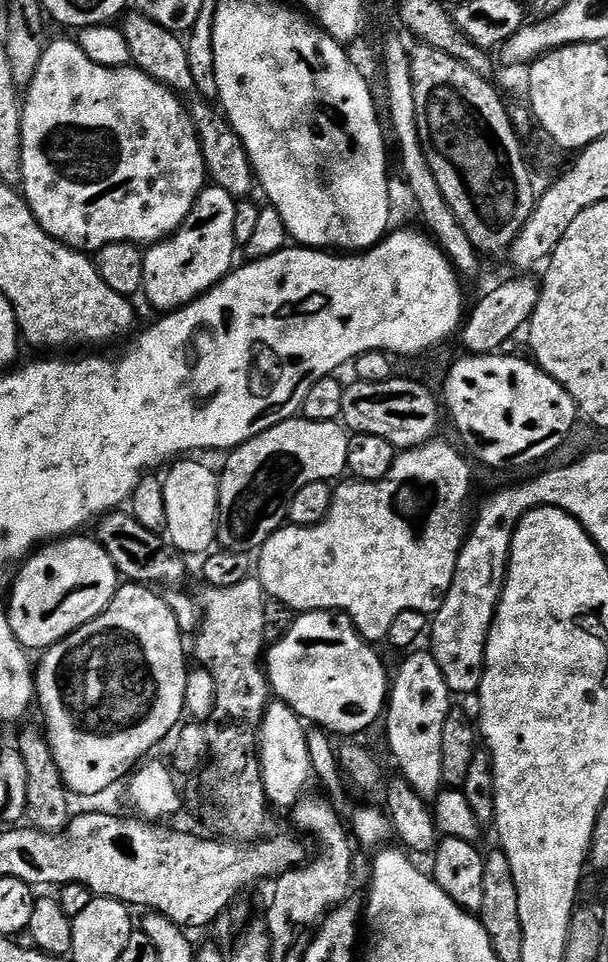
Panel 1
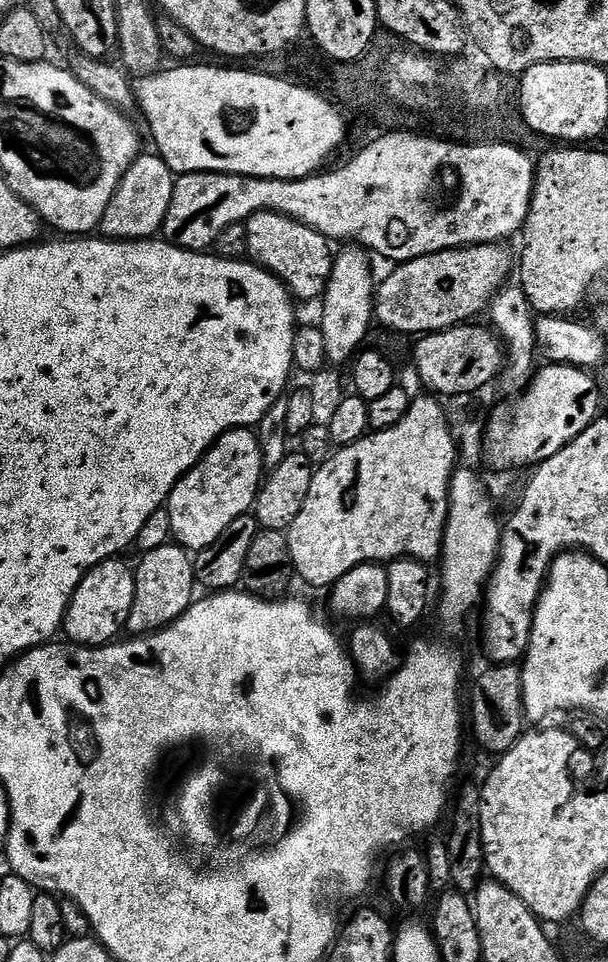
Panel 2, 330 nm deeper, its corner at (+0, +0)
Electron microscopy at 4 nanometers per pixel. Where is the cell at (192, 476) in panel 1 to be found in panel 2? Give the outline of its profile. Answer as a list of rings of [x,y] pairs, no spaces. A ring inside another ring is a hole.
[[[246,428],[225,432],[168,495],[166,507],[175,543],[185,550],[199,550],[218,542],[222,530],[226,530],[234,518],[253,511],[265,472],[257,433]]]

